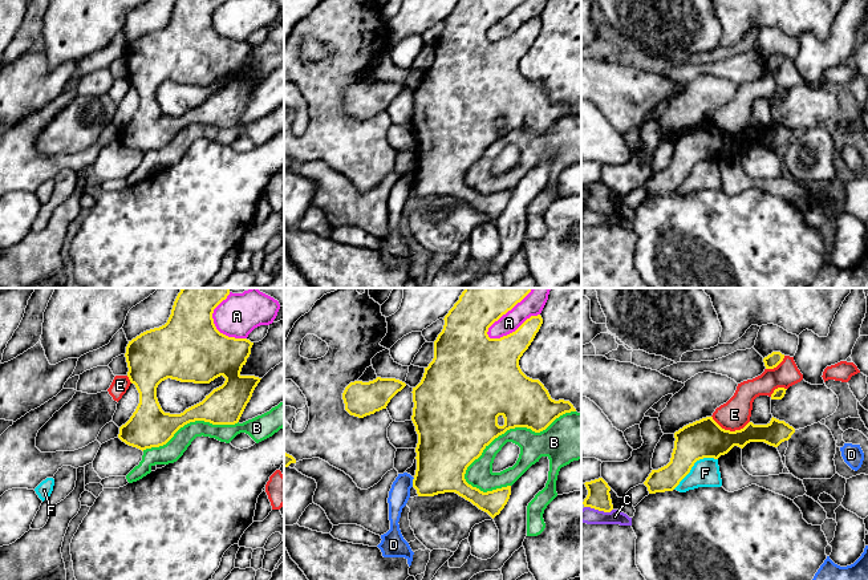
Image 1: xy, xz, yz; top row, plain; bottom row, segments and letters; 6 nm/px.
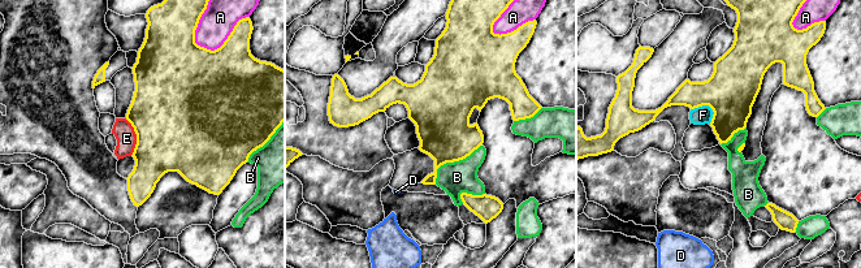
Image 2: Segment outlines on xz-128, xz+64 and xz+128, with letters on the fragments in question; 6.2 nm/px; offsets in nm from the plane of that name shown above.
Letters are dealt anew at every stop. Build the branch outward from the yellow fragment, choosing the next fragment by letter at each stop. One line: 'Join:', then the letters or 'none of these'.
Join: none of these

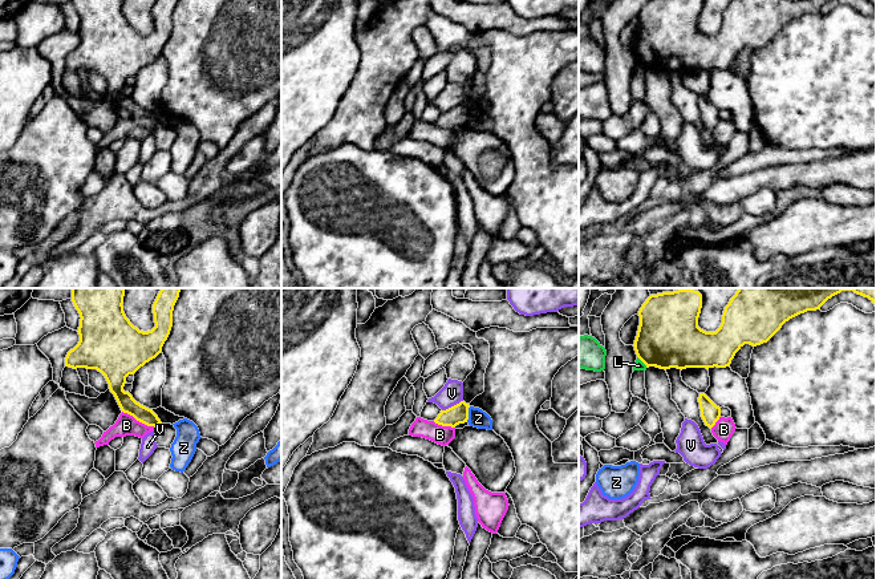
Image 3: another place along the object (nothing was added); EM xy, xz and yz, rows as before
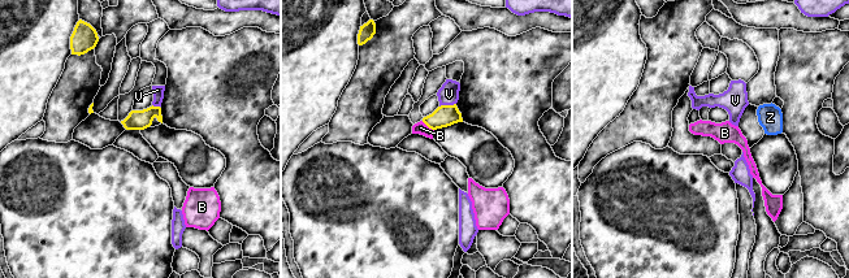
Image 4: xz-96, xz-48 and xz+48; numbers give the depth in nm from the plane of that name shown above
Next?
Join: none of these

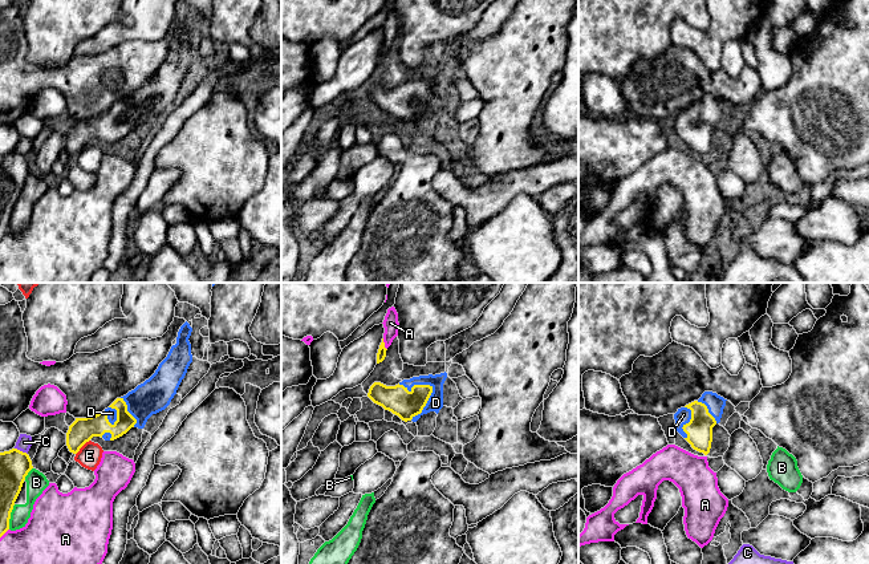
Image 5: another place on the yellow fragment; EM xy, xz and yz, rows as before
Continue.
Join: D

